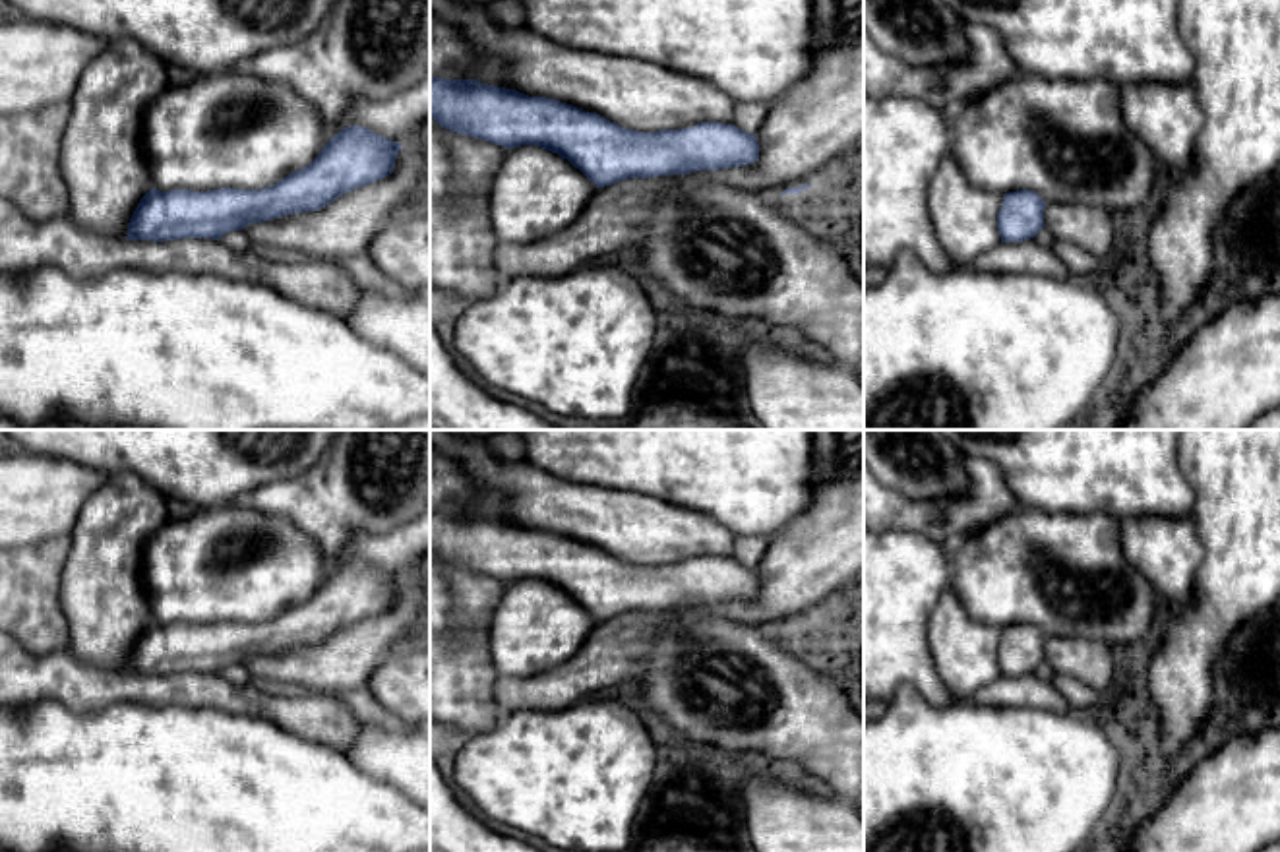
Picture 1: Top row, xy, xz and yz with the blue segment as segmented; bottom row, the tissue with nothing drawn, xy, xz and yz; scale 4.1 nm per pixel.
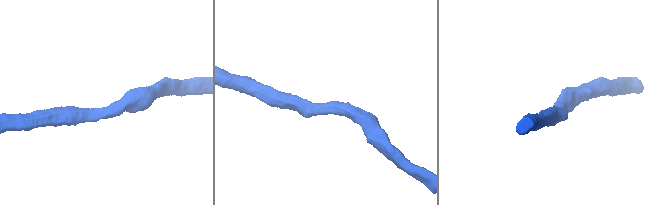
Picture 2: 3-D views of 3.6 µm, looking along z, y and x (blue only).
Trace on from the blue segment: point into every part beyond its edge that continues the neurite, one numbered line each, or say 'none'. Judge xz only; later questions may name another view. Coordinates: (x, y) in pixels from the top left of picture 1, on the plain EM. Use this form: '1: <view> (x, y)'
none

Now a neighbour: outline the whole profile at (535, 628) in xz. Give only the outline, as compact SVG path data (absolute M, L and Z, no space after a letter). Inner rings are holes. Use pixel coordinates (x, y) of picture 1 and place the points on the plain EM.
M538 579L507 583L490 624L492 662L507 678L554 670L583 647L596 624L558 587Z

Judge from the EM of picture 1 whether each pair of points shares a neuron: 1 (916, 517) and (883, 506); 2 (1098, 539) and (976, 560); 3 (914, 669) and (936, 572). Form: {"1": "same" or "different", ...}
{"1": "same", "2": "same", "3": "same"}

